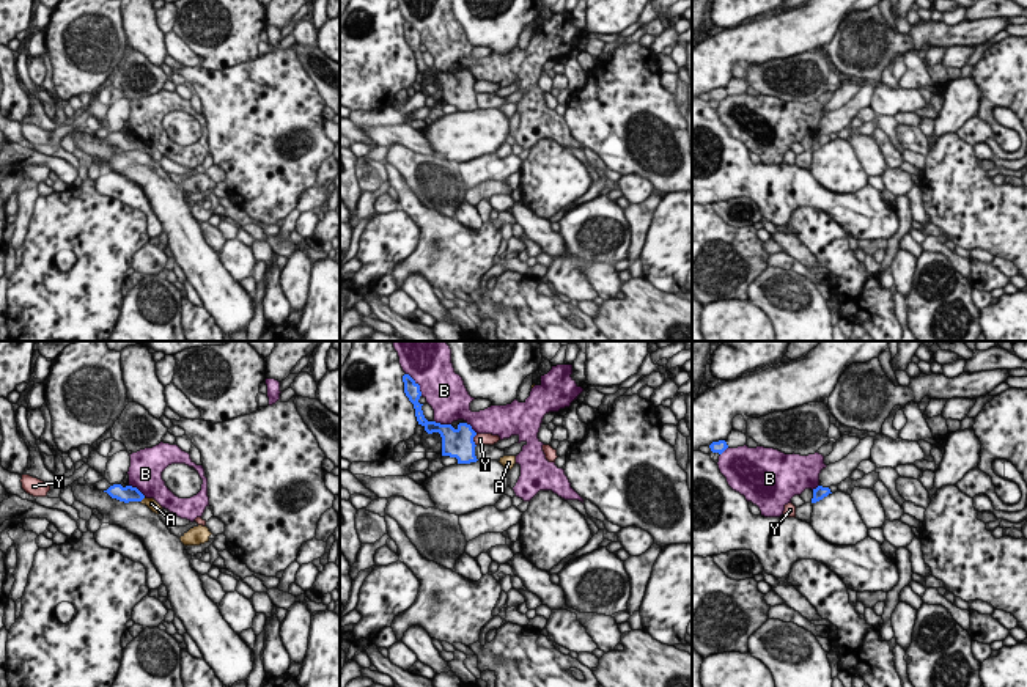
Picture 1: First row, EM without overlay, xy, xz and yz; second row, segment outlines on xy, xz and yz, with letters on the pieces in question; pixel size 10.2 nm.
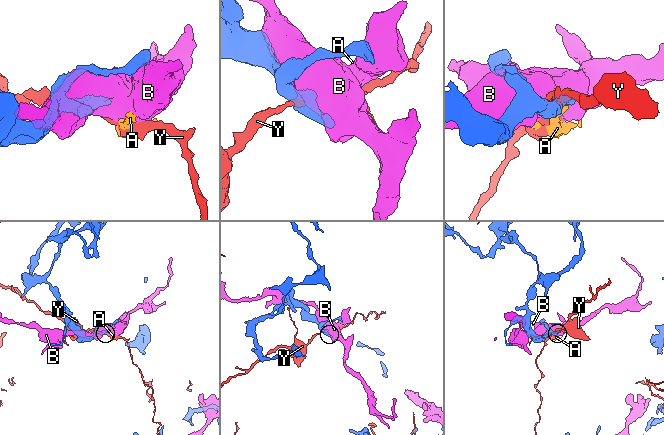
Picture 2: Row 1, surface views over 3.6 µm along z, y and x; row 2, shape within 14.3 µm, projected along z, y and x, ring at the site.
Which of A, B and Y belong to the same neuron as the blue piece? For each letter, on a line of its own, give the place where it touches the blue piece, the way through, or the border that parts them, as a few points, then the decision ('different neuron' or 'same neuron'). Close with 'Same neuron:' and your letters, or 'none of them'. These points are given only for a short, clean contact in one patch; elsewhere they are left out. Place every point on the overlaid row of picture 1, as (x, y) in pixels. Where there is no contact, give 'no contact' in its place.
A: xy (142, 499) | along xy (145, 497), (140, 502) | different neuron
B: xz (417, 384) | different neuron
Y: xz (472, 440) | along xz (477, 434), (474, 437), (475, 445) | different neuron
Same neuron: none of them

